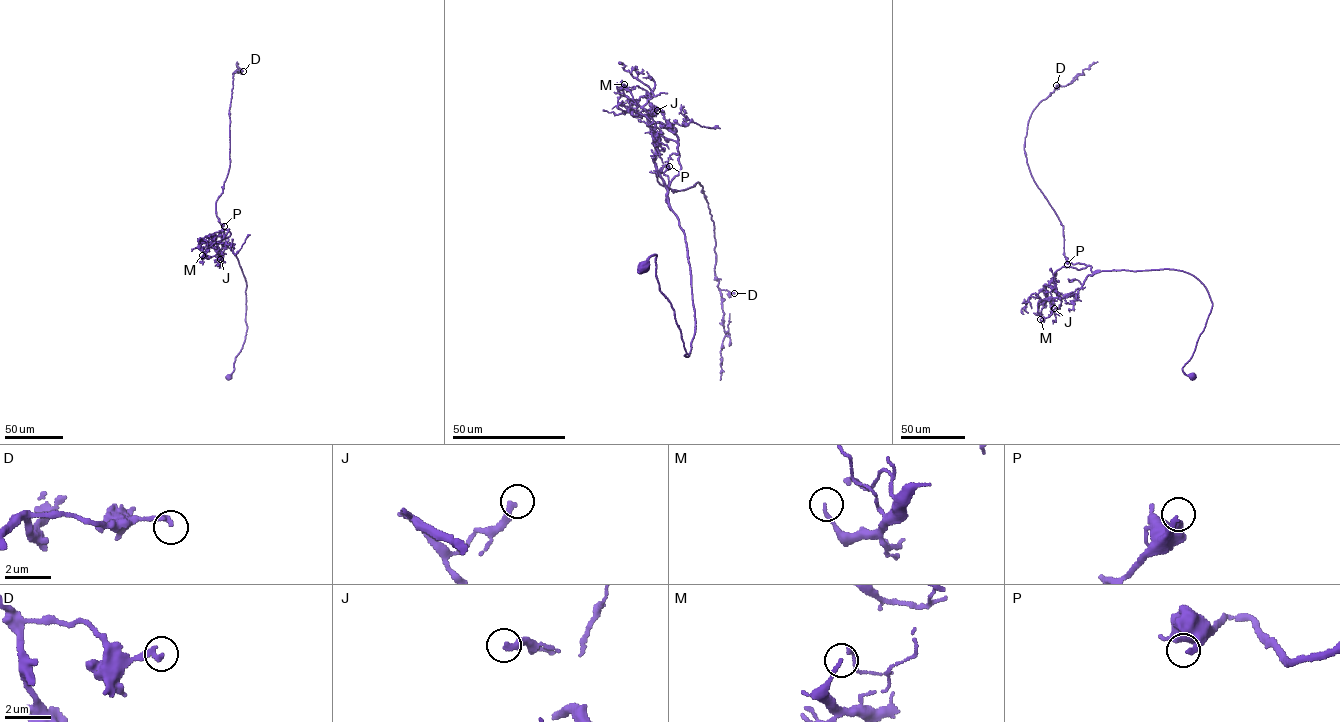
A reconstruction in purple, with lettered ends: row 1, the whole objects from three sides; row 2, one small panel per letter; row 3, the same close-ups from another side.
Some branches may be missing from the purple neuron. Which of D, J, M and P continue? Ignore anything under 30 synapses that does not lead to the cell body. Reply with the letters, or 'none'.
P

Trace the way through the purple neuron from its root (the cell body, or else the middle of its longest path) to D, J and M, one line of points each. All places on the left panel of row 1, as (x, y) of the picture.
D: (228, 377), (247, 330), (246, 287), (236, 257), (225, 244), (216, 202), (230, 166), (233, 73), (243, 71)
J: (228, 377), (247, 330), (246, 287), (236, 257), (225, 245), (220, 254), (216, 252), (217, 259), (220, 259)
M: (228, 377), (247, 330), (246, 281), (225, 245), (220, 254), (210, 247), (205, 252), (209, 258), (202, 255)

